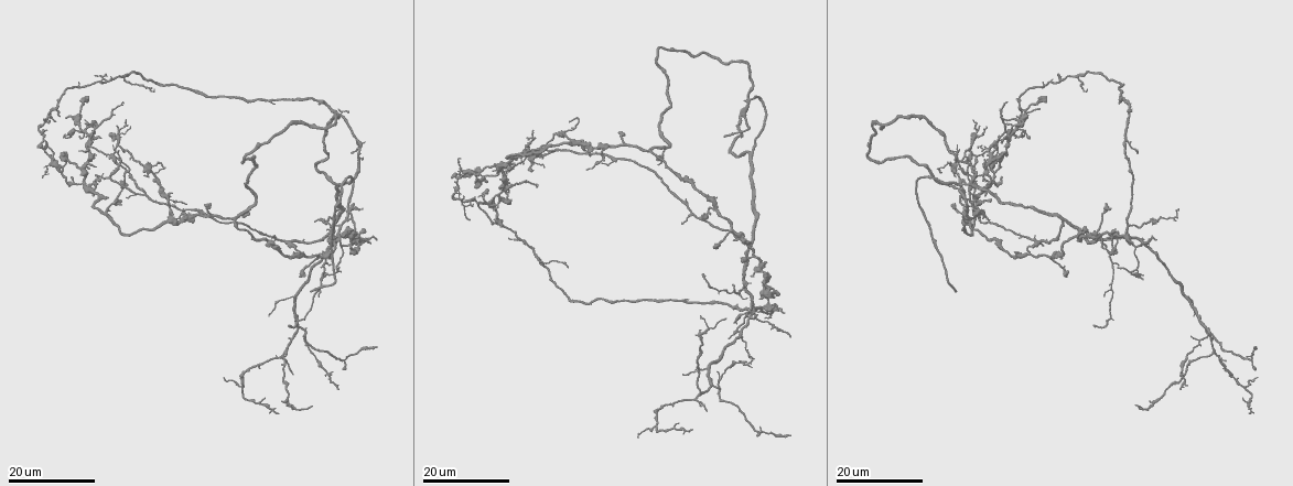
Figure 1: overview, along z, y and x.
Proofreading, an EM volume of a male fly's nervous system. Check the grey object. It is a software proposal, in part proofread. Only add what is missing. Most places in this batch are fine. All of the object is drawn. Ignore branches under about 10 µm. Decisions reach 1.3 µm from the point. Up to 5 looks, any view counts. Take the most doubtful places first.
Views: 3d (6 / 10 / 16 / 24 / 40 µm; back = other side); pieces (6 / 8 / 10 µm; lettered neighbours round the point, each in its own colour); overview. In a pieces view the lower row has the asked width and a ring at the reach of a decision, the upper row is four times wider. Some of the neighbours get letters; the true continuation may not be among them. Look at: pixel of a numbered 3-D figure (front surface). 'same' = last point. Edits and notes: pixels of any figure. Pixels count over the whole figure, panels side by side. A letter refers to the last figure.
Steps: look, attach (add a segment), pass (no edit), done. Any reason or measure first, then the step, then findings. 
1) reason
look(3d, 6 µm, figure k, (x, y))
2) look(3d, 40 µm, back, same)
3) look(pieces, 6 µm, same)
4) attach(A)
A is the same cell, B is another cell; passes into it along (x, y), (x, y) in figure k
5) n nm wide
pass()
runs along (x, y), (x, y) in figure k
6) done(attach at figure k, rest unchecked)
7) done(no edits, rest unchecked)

branch stops here
look(3d, 24 µm, figure 1, (311, 290))

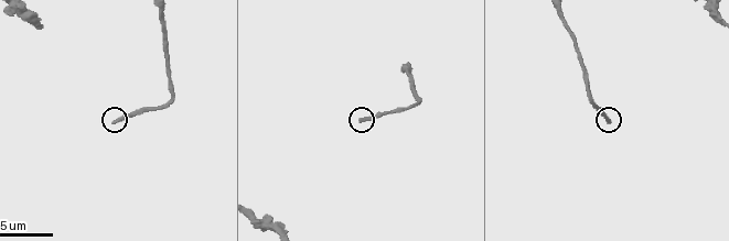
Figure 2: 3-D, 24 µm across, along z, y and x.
look(pieces, 8 µm, figure 2, (359, 121))

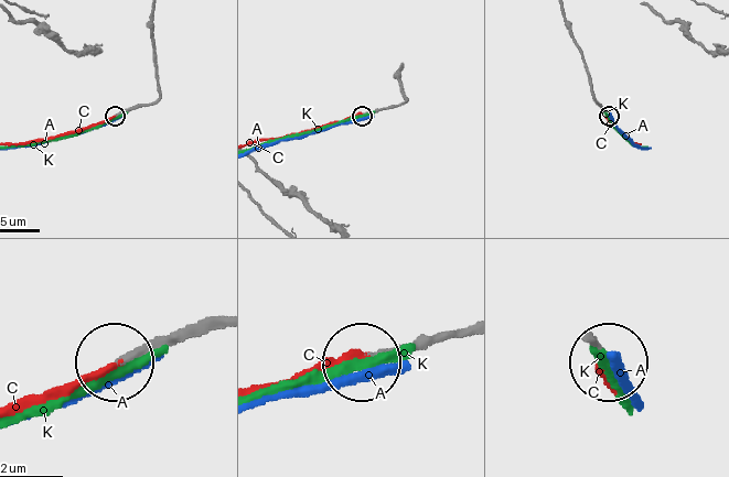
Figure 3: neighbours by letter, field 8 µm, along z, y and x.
attach(C)
C is the same cell, A and K are other cells; passes into it along (382, 108), (296, 134), (256, 140) in figure 3; the neuron continues

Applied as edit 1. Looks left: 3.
look(3d, 16 µm, figure 1, (1251, 414))

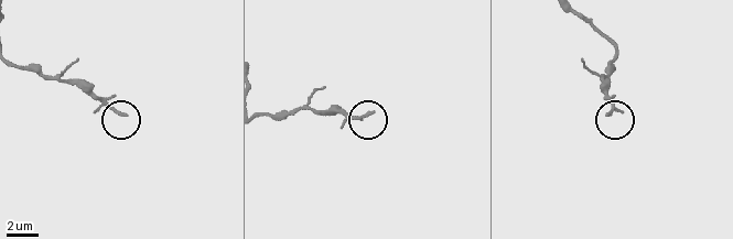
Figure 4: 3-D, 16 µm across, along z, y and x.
what lies round it
look(pieces, 8 µm, figure 4, (608, 114))

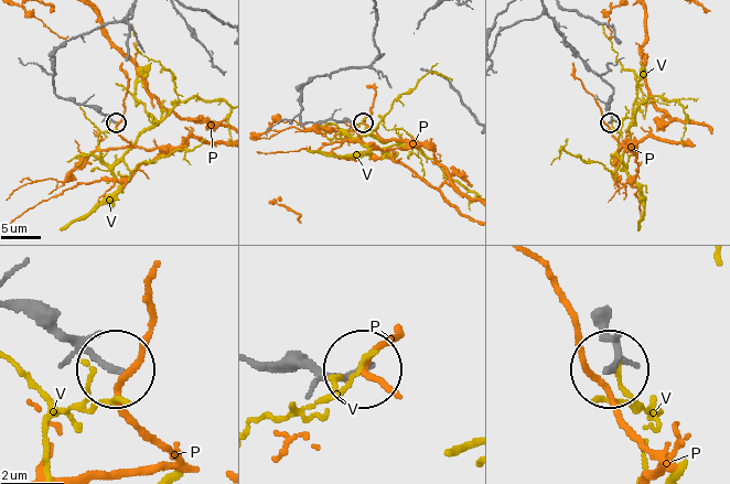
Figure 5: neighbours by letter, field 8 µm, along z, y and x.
pass()
P and V are other cells; runs along (67, 40), (54, 55), (55, 93), (94, 105), (115, 121) in figure 5; no lettered segment goes on from it

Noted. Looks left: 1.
done(attach at figure 3, rest unchecked)

